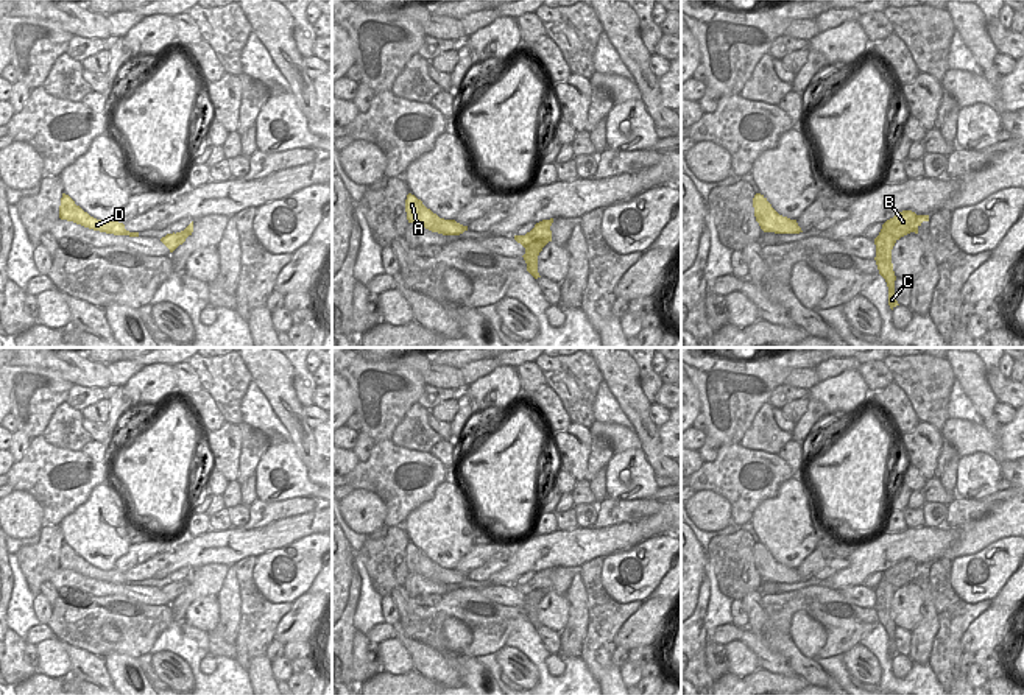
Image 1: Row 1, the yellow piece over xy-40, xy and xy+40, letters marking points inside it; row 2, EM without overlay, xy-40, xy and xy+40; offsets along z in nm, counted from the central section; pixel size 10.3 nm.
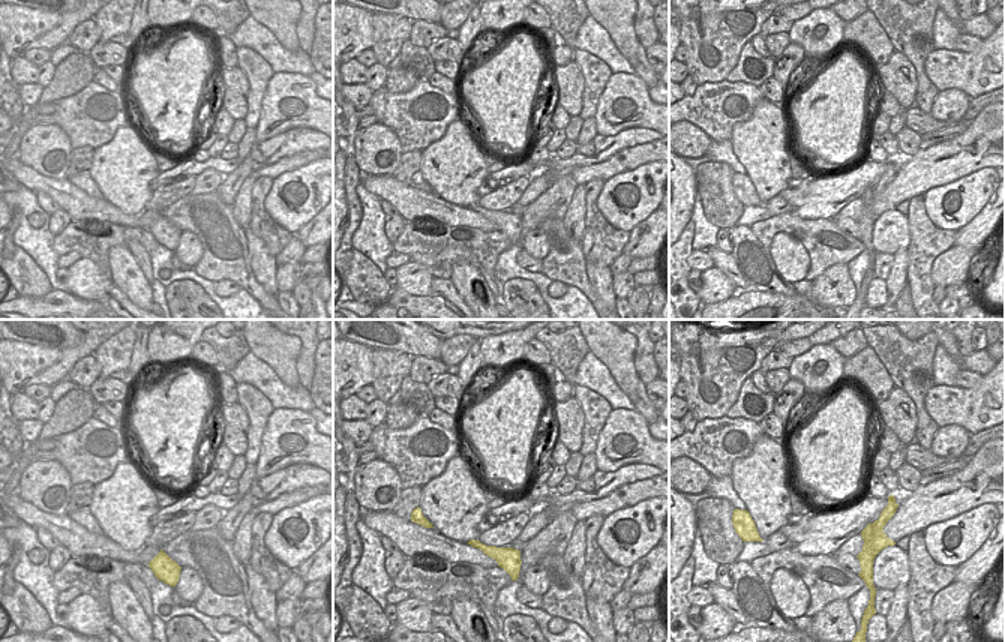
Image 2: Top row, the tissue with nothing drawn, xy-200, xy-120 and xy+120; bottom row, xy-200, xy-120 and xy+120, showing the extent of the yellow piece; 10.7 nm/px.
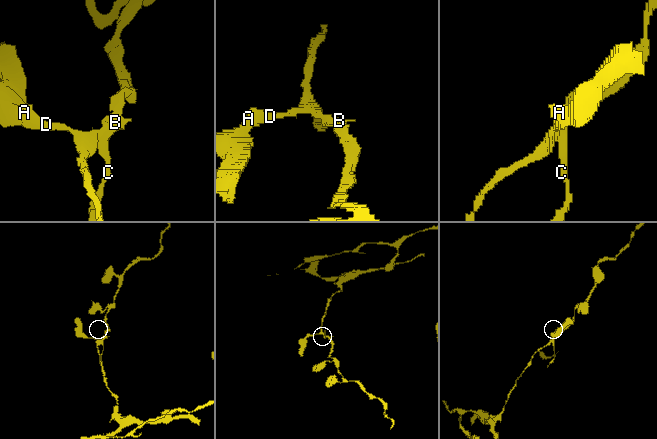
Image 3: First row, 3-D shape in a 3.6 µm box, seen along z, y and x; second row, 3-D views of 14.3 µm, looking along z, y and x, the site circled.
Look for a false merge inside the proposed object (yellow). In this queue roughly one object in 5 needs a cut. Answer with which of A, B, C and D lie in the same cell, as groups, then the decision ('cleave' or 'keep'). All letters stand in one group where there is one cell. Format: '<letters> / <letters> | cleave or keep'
A D / B C | cleave

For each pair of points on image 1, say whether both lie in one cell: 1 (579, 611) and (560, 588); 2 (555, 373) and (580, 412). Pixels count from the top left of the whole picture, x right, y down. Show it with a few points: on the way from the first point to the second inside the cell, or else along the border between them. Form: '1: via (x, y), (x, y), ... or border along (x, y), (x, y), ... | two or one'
1: border along (579, 569), (564, 594) | two
2: via (564, 382), (577, 395), (577, 402) | one

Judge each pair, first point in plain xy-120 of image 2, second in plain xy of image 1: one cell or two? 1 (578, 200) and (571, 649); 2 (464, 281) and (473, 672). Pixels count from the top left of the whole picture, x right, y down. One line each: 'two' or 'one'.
1: one
2: one

